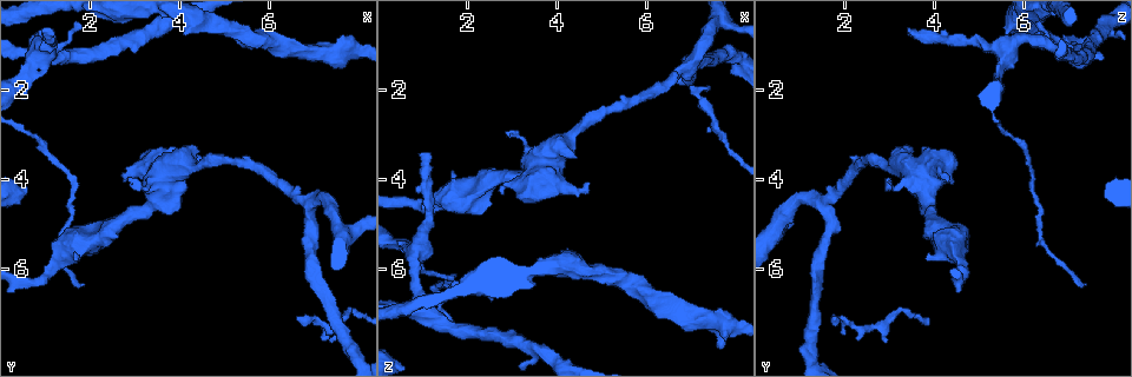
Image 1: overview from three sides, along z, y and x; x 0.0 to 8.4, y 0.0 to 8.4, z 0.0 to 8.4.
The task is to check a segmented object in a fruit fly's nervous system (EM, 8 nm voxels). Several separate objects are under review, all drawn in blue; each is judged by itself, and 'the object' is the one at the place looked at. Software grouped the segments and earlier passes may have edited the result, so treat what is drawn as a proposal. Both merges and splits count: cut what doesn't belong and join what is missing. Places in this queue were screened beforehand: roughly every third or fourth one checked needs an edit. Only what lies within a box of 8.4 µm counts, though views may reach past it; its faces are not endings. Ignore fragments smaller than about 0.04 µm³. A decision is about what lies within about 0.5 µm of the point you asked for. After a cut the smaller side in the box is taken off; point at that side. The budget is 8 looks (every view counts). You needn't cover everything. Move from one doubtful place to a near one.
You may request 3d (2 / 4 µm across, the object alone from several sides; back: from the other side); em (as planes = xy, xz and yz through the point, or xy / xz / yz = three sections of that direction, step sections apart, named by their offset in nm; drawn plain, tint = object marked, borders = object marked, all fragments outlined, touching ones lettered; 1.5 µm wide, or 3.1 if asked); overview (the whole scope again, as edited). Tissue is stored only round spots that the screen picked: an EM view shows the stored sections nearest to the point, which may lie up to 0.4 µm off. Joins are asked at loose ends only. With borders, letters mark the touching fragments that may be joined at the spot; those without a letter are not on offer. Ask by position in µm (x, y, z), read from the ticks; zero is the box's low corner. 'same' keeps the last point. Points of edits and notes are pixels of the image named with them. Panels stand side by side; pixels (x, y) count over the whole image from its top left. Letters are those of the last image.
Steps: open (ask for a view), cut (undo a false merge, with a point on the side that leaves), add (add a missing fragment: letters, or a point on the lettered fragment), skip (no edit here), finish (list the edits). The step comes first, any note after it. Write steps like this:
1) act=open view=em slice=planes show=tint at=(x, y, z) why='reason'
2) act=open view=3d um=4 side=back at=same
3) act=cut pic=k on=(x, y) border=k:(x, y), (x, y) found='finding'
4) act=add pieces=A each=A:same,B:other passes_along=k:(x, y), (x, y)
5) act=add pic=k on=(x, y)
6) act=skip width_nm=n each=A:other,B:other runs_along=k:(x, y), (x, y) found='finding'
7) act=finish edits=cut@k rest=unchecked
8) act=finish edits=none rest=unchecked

act=open view=em slice=yz step=8 show=borders at=(1.10, 0.70, 3.40)

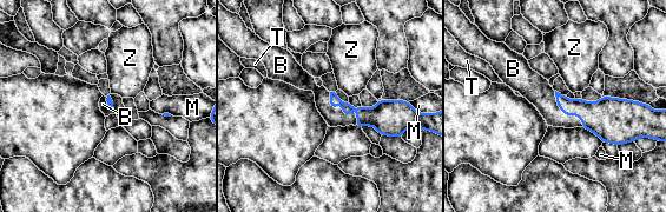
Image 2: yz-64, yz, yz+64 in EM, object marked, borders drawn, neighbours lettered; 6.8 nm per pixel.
act=open view=em slice=planes show=borders at=same why='cut it another way'

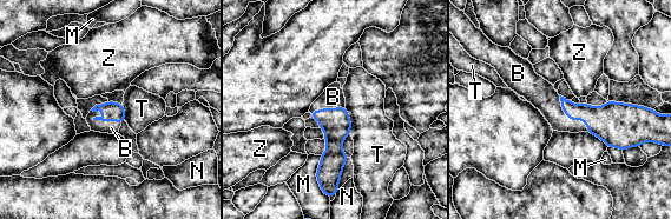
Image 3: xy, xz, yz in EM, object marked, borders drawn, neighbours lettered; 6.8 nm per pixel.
act=add pieces=B longest_contact=B:240nm each=B:same,M:other,N:other,T:other,Z:other passes_along=3:(113, 111), (96, 119), (111, 127) found='the neuron continues'

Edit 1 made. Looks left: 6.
act=open view=overview

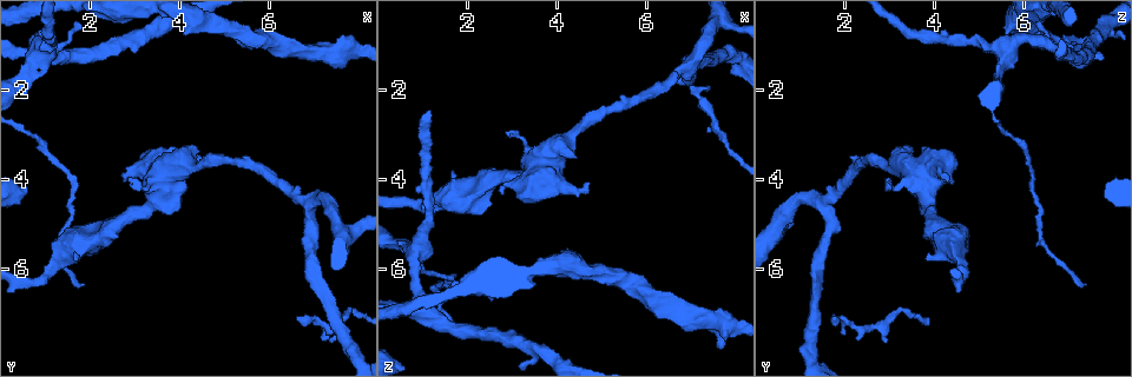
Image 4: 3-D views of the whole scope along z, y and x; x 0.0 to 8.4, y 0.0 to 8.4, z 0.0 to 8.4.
act=open view=em slice=planes show=tint at=(7.55, 1.35, 7.65)

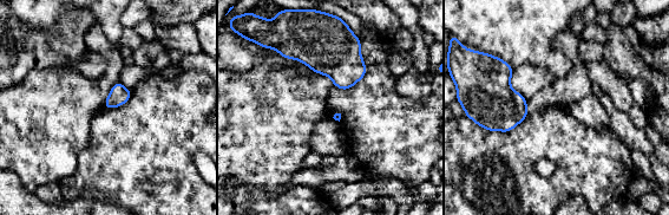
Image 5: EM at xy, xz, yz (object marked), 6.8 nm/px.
act=open view=em slice=planes show=borders at=same why='what lies round it'

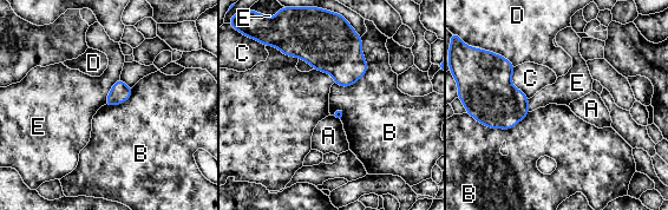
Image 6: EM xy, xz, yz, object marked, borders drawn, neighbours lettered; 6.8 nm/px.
act=skip longest_contact=B:380nm each=A:other,B:other,C:other,D:other,E:other found='none of them fits'

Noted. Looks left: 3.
act=finish edits=add@3 rest=unchecked

